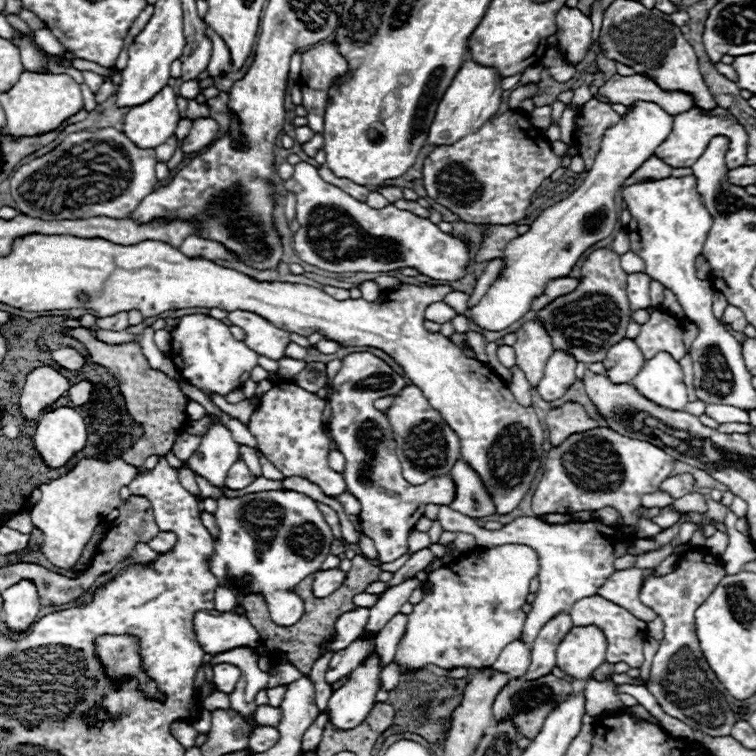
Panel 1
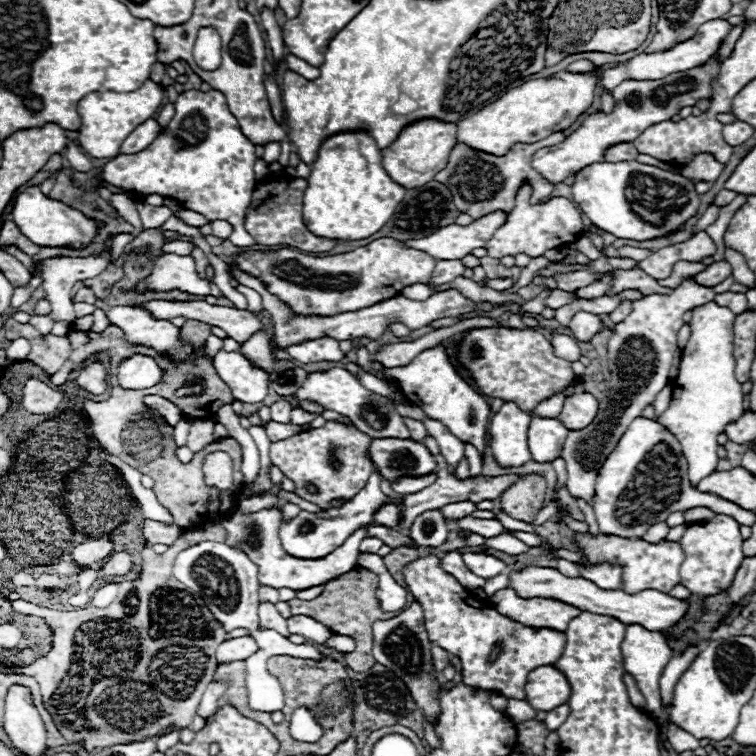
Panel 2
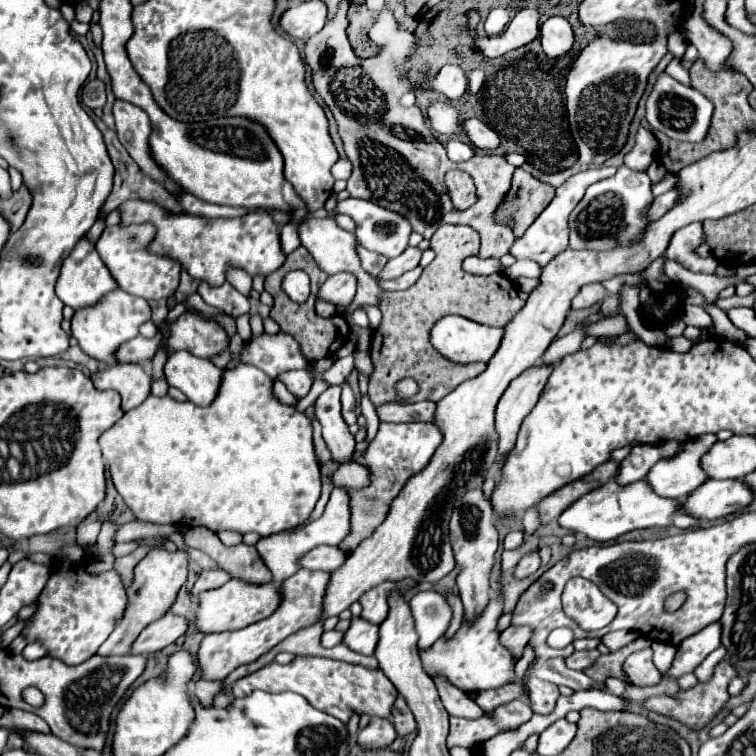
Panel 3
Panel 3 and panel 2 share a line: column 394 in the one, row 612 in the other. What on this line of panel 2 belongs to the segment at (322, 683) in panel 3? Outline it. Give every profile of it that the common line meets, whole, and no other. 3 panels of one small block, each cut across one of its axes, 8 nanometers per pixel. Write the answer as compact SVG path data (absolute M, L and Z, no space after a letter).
M716 514L712 520L708 520L704 524L690 524L686 534L682 536L680 544L686 552L686 558L680 566L680 578L682 578L680 584L686 586L692 592L692 596L688 598L688 602L690 602L688 614L676 626L670 628L676 634L682 634L686 628L690 628L694 624L696 618L700 618L702 602L704 602L706 596L720 594L720 592L730 588L730 584L736 576L736 570L738 570L738 566L742 564L742 558L744 558L740 524L726 514Z

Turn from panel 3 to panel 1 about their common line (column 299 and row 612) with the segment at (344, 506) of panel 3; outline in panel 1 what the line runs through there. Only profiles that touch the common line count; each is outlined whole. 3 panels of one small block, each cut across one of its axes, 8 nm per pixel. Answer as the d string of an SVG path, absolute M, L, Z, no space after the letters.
M440 506L438 512L440 526L450 532L468 532L476 538L478 546L500 546L505 544L522 544L530 546L538 554L540 562L540 588L536 592L536 598L532 602L532 610L526 616L526 624L522 630L522 640L526 644L532 644L538 632L544 628L544 624L554 618L560 612L570 614L574 602L580 598L594 596L598 588L606 582L608 576L612 576L614 570L614 560L622 558L628 554L628 544L632 536L626 536L620 526L606 526L600 520L590 520L590 522L568 522L568 524L556 524L550 526L542 522L536 516L522 516L516 518L514 522L506 524L500 530L484 530L476 524L474 518L464 516L450 506Z

